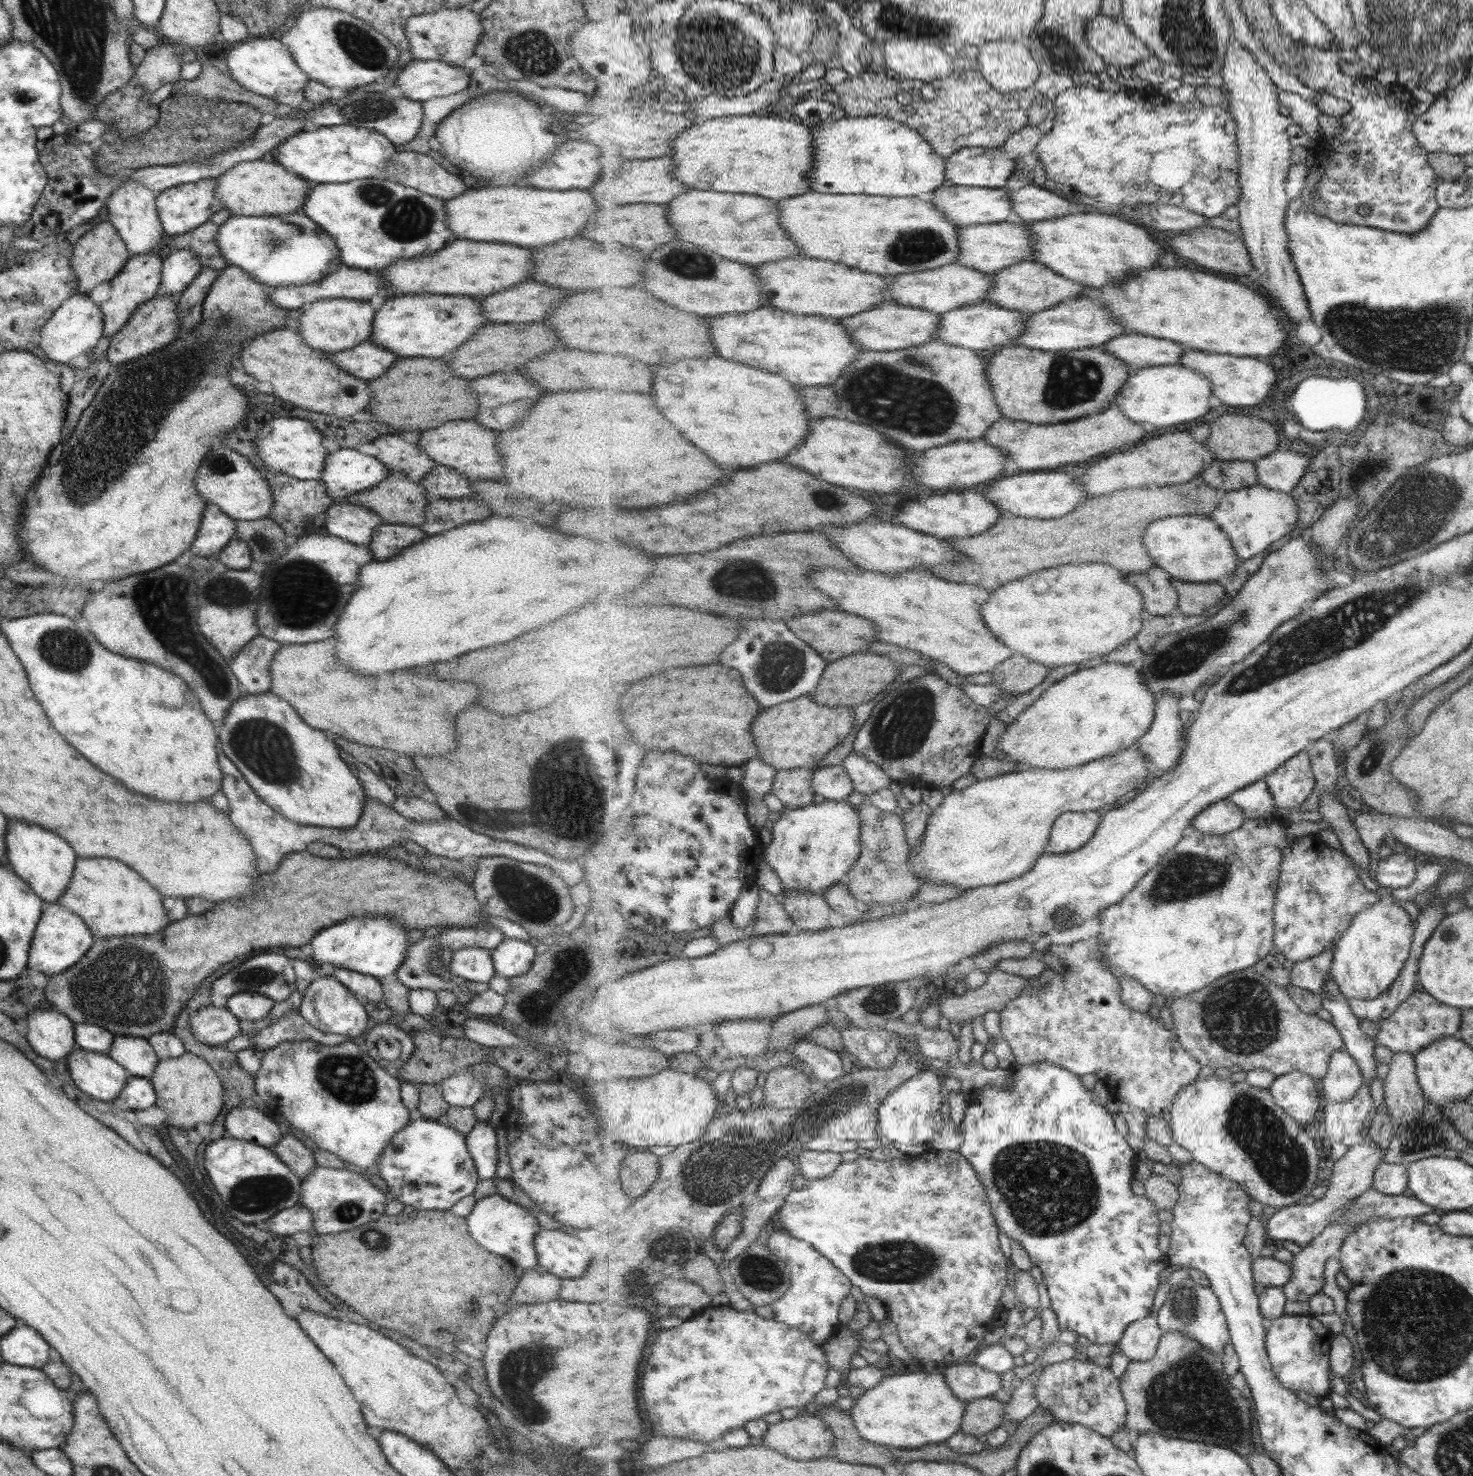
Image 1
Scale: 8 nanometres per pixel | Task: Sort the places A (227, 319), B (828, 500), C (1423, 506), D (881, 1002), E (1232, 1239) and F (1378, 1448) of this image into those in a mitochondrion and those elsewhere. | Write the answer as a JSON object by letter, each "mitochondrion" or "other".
{"A":"mitochondrion","B":"mitochondrion","C":"mitochondrion","D":"mitochondrion","E":"other","F":"other"}

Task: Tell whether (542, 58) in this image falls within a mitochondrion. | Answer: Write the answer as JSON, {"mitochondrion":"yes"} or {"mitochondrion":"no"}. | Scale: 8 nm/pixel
{"mitochondrion":"yes"}

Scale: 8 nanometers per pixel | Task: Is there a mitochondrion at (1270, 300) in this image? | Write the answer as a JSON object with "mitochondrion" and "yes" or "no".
{"mitochondrion":"no"}

